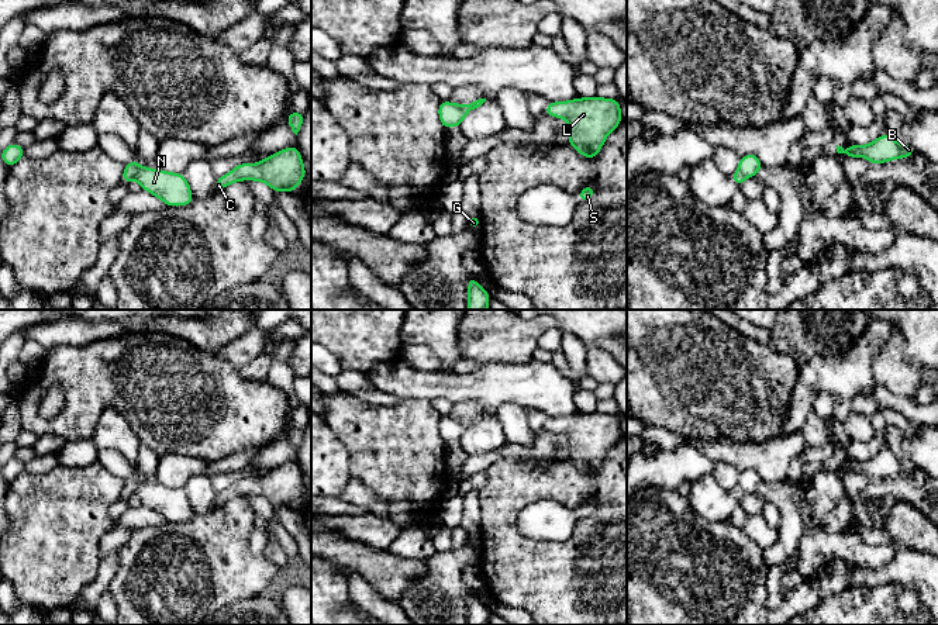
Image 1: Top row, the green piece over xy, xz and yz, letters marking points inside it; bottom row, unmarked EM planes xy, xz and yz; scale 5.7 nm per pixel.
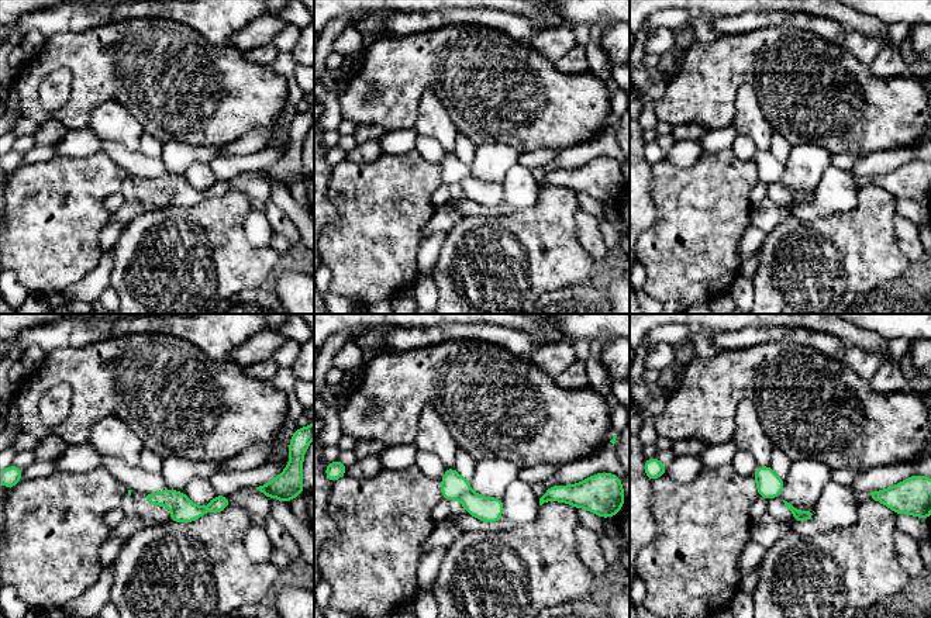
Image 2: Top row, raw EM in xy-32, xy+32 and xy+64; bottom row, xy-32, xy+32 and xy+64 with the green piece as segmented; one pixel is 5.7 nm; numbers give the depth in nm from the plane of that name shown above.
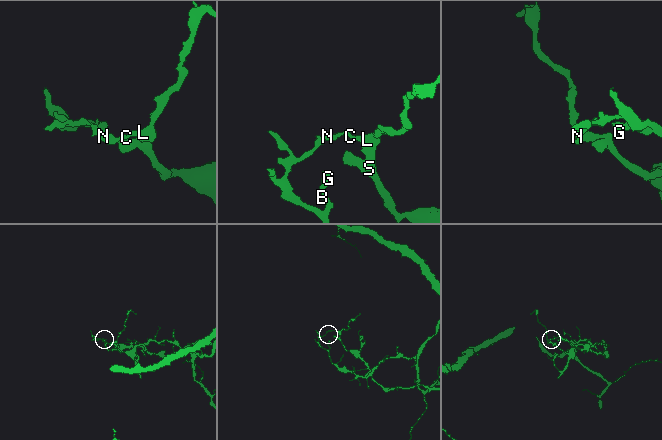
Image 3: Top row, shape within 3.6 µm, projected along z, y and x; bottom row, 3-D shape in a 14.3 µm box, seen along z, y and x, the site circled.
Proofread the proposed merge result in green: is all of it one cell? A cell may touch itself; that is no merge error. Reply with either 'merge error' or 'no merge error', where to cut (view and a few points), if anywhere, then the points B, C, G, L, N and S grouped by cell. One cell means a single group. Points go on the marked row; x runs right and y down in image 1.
merge error | xy (144, 168), (135, 178) | B G / C L N S

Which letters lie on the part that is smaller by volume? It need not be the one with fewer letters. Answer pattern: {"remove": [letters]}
{"remove": ["C", "L", "N", "S"]}

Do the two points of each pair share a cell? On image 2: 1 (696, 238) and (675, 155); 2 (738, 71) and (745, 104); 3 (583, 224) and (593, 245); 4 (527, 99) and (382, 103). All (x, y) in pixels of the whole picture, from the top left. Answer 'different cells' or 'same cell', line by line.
1: different cells
2: different cells
3: same cell
4: same cell

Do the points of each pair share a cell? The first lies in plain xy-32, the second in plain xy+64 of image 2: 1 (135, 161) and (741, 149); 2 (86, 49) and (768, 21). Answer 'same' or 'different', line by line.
1: same
2: different

